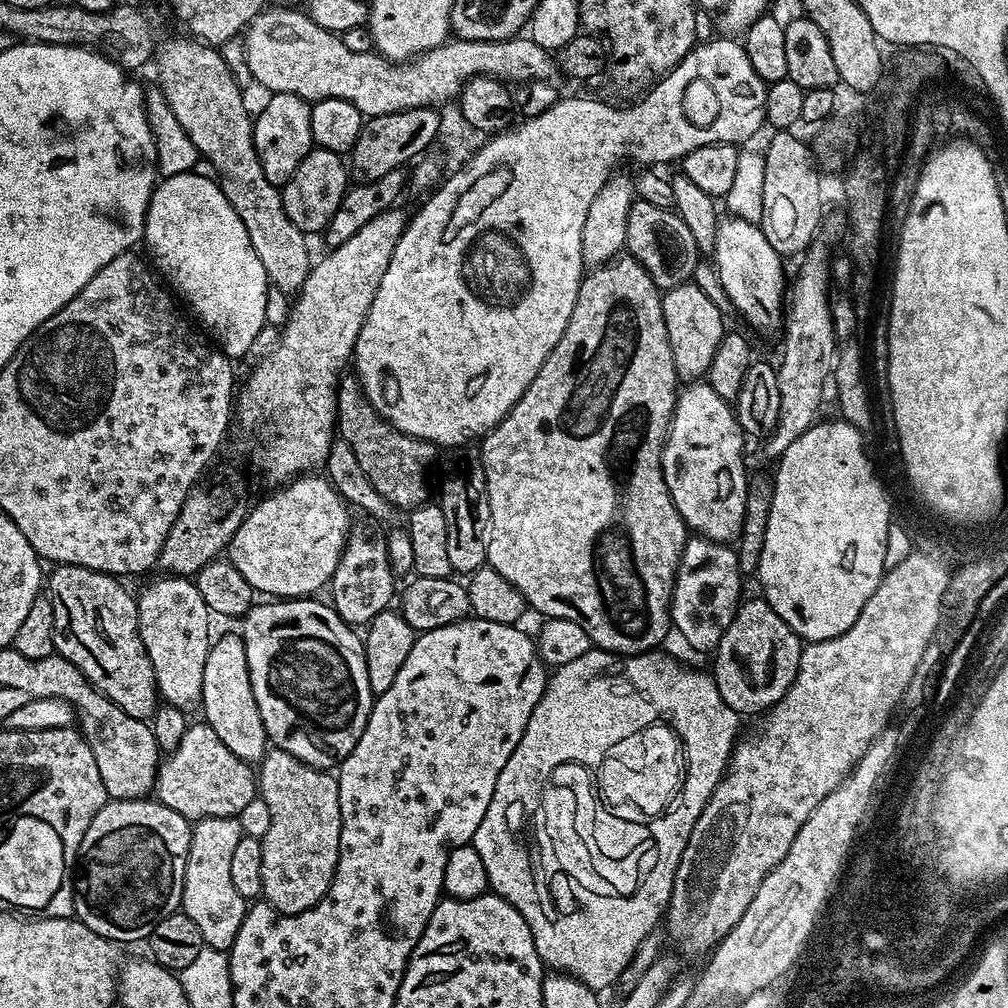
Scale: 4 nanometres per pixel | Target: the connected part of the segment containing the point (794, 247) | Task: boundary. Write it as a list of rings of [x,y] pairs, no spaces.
[[[776,130],[768,140],[764,153],[764,177],[762,178],[762,206],[758,223],[766,242],[782,258],[799,257],[805,253],[822,228],[824,216],[824,192],[820,189],[818,165],[814,152],[792,130]]]

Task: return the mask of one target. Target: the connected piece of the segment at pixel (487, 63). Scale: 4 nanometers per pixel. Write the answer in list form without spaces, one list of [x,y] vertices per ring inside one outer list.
[[[265,7],[243,33],[248,68],[262,87],[269,88],[269,93],[294,94],[309,102],[342,98],[354,102],[365,117],[371,118],[407,108],[436,108],[447,100],[455,101],[471,76],[492,76],[501,82],[553,79],[553,53],[527,38],[502,41],[452,38],[421,56],[397,62],[387,60],[375,50],[362,54],[349,50],[337,33],[328,32],[301,12]]]

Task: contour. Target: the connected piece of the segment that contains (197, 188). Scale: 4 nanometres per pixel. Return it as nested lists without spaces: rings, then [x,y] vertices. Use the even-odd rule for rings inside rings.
[[[193,170],[174,174],[163,177],[157,183],[146,210],[142,244],[143,247],[148,247],[153,260],[151,263],[158,272],[160,267],[159,275],[167,281],[171,291],[192,307],[193,314],[200,319],[199,327],[205,333],[209,332],[207,335],[214,341],[215,347],[225,356],[237,358],[236,356],[246,355],[255,346],[260,331],[266,328],[266,302],[270,283],[266,268],[251,246],[246,227],[234,212],[226,194],[211,175],[199,176],[198,173],[199,171]]]

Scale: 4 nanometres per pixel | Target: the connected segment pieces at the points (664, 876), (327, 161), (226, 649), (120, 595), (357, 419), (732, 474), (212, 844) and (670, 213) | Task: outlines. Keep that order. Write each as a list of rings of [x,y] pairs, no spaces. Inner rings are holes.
[[[593,650],[582,654],[582,658],[574,658],[574,662],[555,665],[538,706],[534,706],[534,714],[530,714],[530,722],[526,722],[522,742],[514,746],[510,762],[506,762],[502,774],[498,774],[494,798],[490,798],[490,807],[471,843],[486,866],[489,889],[498,896],[505,896],[514,910],[526,918],[541,962],[597,990],[611,984],[613,987],[619,981],[622,970],[626,970],[646,934],[665,919],[682,852],[686,850],[686,842],[690,842],[694,822],[698,822],[732,759],[732,749],[738,739],[736,731],[742,723],[740,713],[722,702],[715,679],[707,671],[695,672],[662,653],[653,650],[641,652],[639,656],[618,656]],[[654,728],[684,734],[688,742],[689,780],[680,800],[669,809],[668,816],[656,821],[656,827],[632,826],[608,816],[594,816],[590,804],[596,770],[604,766],[614,746],[620,744],[620,748],[624,748],[624,740]],[[564,836],[566,844],[572,844],[566,848],[576,852],[578,858],[584,858],[592,876],[598,876],[596,896],[574,888],[568,880],[570,876],[562,870],[564,860],[558,856],[562,856],[560,850],[564,846],[560,846],[558,840]]]
[[[313,147],[306,158],[298,162],[298,170],[294,170],[292,177],[282,186],[284,208],[290,222],[305,234],[323,233],[330,218],[334,218],[334,210],[338,210],[342,198],[348,193],[348,176],[350,168],[341,153]]]
[[[239,635],[220,636],[217,640],[215,637],[209,643],[206,671],[202,674],[200,704],[204,708],[203,719],[233,754],[249,762],[263,760],[270,741],[266,726],[262,726],[262,714],[258,714],[258,702],[254,702],[254,686],[250,686],[246,646]]]
[[[58,564],[46,576],[46,599],[52,603],[54,612],[54,634],[52,647],[55,655],[66,658],[78,666],[86,679],[98,689],[110,702],[117,704],[126,714],[139,720],[148,720],[158,707],[158,693],[154,666],[150,666],[150,658],[146,654],[146,646],[140,637],[140,623],[136,609],[136,596],[123,588],[121,581],[115,576],[107,576],[104,572],[95,572],[73,564]]]
[[[344,374],[340,377],[340,383],[336,389],[336,427],[339,439],[345,440],[349,444],[363,474],[370,480],[374,490],[378,494],[382,494],[382,498],[386,498],[397,510],[411,510],[417,508],[419,504],[429,503],[428,471],[431,470],[432,463],[434,463],[433,468],[437,463],[437,445],[430,444],[427,440],[419,440],[413,436],[402,434],[394,425],[387,424],[364,396],[364,392],[360,388],[360,381],[356,379],[355,375]]]
[[[692,382],[679,389],[676,397],[676,405],[672,411],[672,421],[668,427],[668,437],[664,439],[664,453],[662,454],[662,466],[664,467],[664,477],[666,478],[666,490],[670,490],[674,506],[678,514],[683,518],[685,526],[697,536],[705,536],[707,540],[717,542],[732,542],[739,537],[740,527],[746,514],[746,490],[748,489],[749,473],[744,472],[744,440],[746,433],[736,420],[733,405],[729,401],[722,399],[706,382]]]
[[[235,816],[197,820],[192,824],[192,841],[186,858],[180,908],[198,926],[205,945],[223,952],[232,947],[234,938],[238,938],[238,926],[242,926],[246,911],[246,901],[238,894],[230,874],[230,861],[241,835]]]
[[[639,198],[633,199],[626,226],[626,238],[627,251],[635,260],[642,262],[646,274],[650,274],[657,288],[677,288],[679,284],[686,284],[692,280],[698,263],[698,249],[686,222],[682,222],[676,211],[664,209]]]

